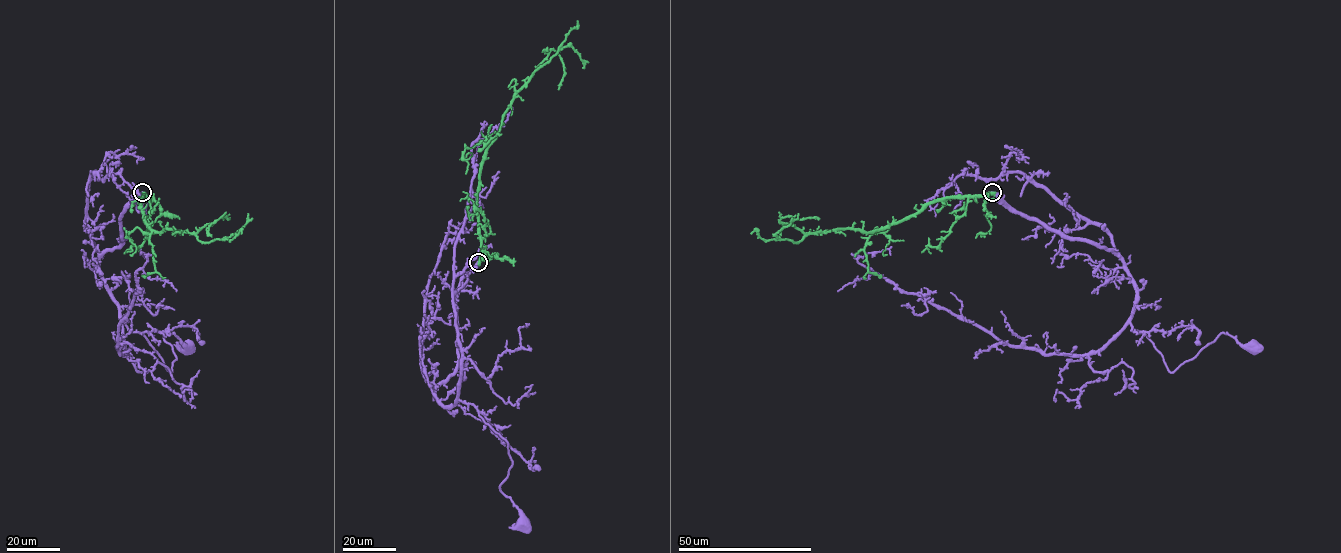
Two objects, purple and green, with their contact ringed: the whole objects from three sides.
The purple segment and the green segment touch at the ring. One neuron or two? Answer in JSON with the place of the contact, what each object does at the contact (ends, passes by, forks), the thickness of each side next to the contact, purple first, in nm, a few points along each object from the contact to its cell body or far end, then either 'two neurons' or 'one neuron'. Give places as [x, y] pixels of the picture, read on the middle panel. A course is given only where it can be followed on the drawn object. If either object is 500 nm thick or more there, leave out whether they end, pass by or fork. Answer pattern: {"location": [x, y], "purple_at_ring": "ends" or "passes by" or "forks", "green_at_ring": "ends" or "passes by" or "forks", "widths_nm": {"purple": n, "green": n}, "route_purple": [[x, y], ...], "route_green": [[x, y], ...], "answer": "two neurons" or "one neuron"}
{"location": [478, 262], "widths_nm": {"purple": 440, "green": 550}, "route_purple": [[478, 262], [457, 290], [457, 367], [435, 395], [472, 404], [505, 440], [512, 466], [500, 489], [523, 523]], "route_green": [[478, 262], [479, 174], [502, 116], [513, 95], [535, 70], [563, 47], [570, 46], [584, 68]], "answer": "two neurons"}

